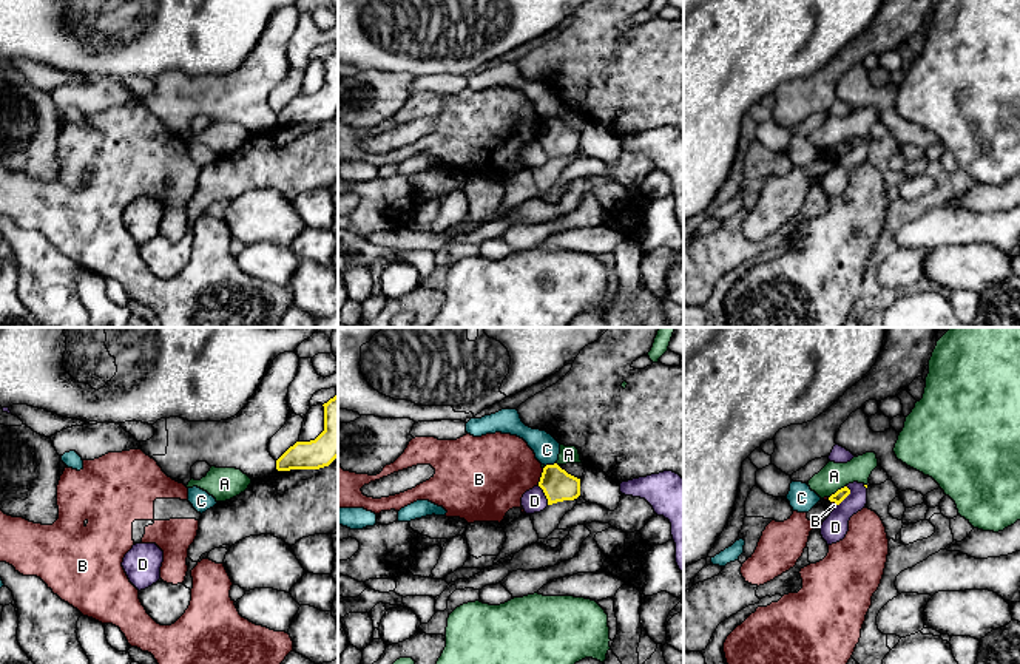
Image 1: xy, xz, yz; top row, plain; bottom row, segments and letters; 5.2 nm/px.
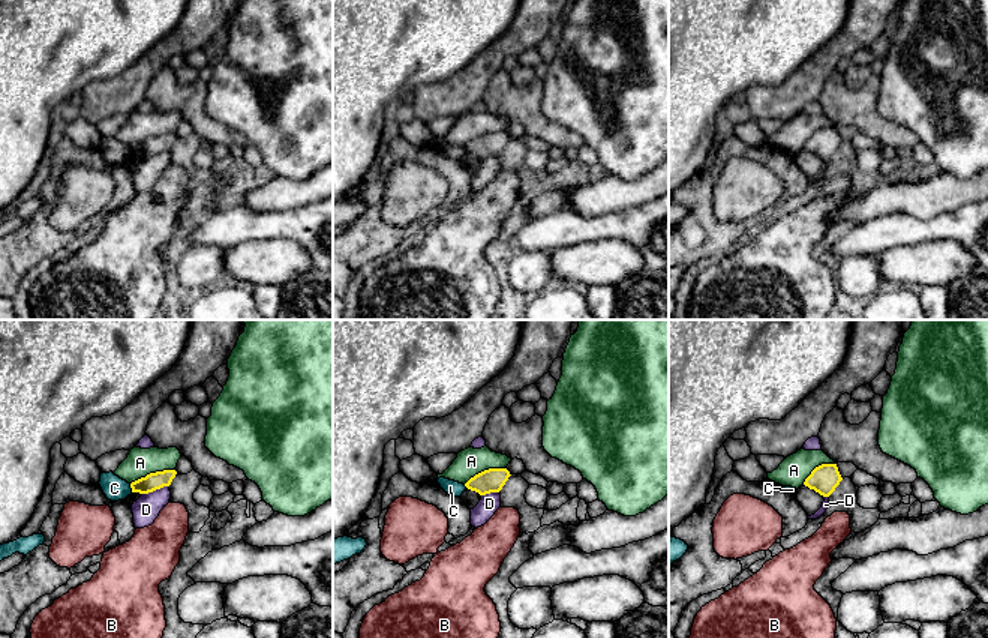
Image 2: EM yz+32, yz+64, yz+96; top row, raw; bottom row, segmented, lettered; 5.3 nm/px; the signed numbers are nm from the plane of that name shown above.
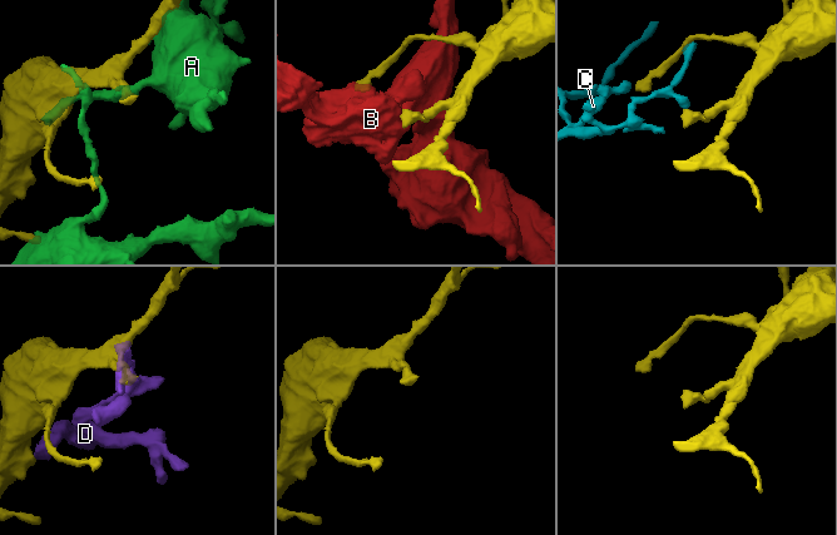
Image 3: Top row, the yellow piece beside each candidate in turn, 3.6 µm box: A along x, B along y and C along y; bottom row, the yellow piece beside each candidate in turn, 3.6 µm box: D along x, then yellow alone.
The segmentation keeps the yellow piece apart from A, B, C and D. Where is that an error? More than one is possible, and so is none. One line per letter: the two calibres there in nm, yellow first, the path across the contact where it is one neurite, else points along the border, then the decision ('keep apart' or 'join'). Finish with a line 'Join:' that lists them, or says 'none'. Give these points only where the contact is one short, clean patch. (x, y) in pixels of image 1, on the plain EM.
A: 60/140 nm | keep apart
B: 160/380 nm | along xz (543, 122), (537, 138) | keep apart
C: 160/140 nm | along xz (556, 116), (545, 121) | keep apart
D: 60/140 nm | keep apart
Join: none

